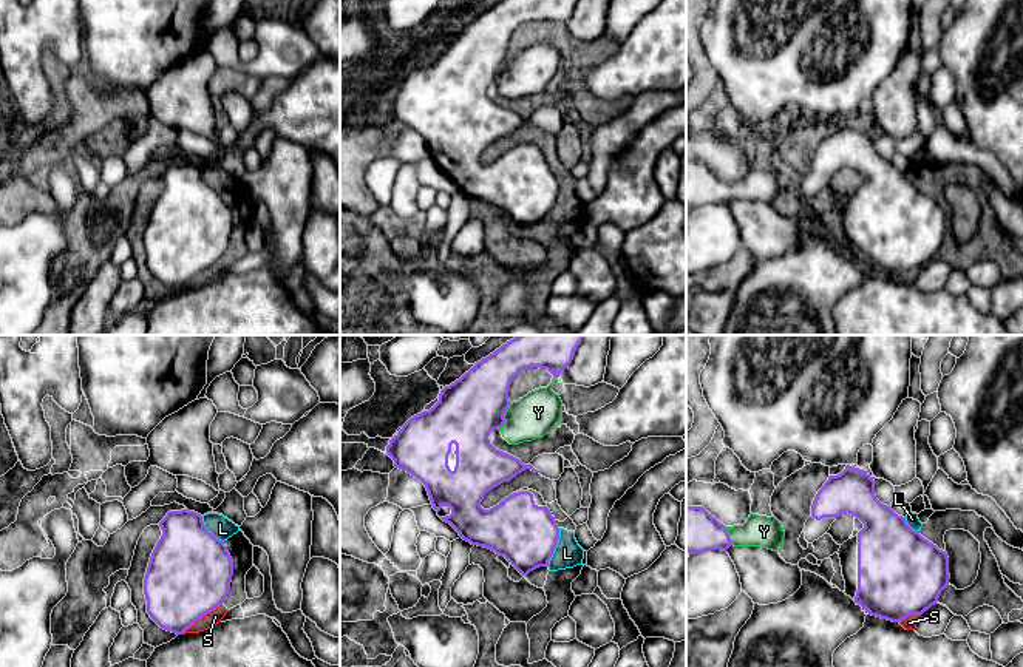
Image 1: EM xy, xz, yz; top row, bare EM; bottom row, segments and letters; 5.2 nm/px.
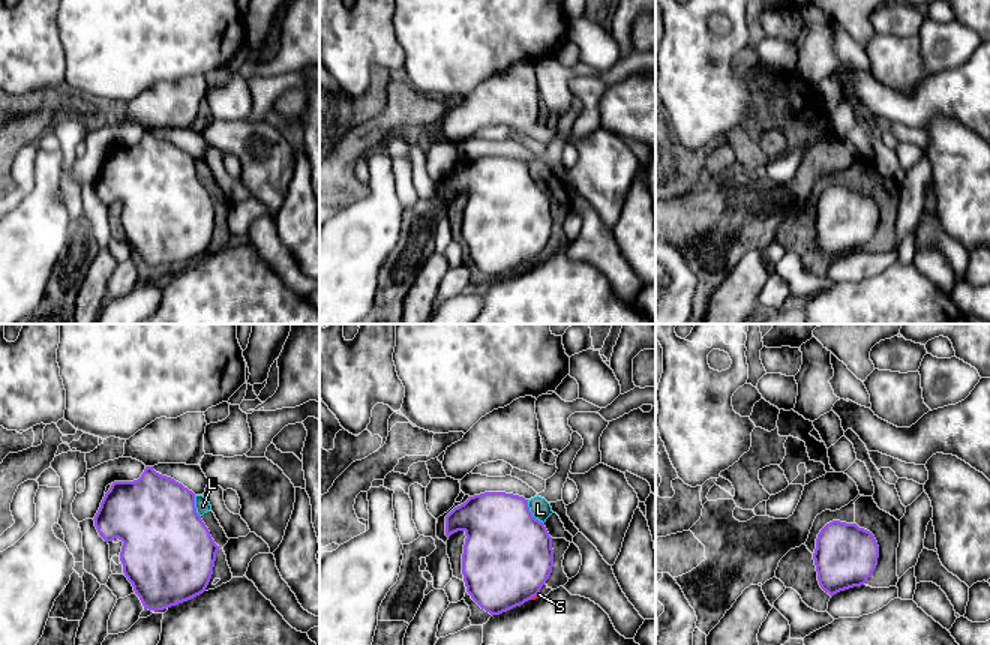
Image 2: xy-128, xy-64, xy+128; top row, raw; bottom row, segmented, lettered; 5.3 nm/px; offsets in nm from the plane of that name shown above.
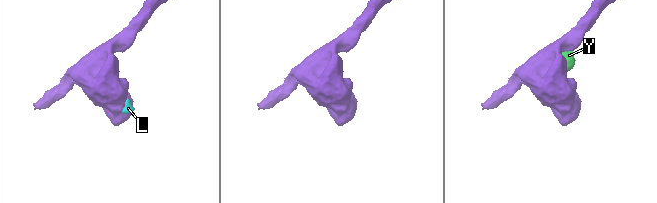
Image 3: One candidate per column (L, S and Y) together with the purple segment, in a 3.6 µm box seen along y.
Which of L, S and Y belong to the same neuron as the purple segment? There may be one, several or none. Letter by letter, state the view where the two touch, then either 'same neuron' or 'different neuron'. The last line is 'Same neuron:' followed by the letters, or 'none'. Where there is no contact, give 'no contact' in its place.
L: xz | different neuron
S: xy | different neuron
Y: xz | same neuron
Same neuron: Y

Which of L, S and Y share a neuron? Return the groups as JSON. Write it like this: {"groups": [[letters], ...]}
{"groups": [["L", "S"], ["Y"]]}

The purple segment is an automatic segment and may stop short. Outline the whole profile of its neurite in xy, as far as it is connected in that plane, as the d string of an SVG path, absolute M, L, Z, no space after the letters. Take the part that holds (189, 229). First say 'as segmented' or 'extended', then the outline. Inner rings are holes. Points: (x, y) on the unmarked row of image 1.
as segmented; M168 165L159 181L162 190L144 232L147 267L161 283L182 289L224 258L233 215L195 165Z

